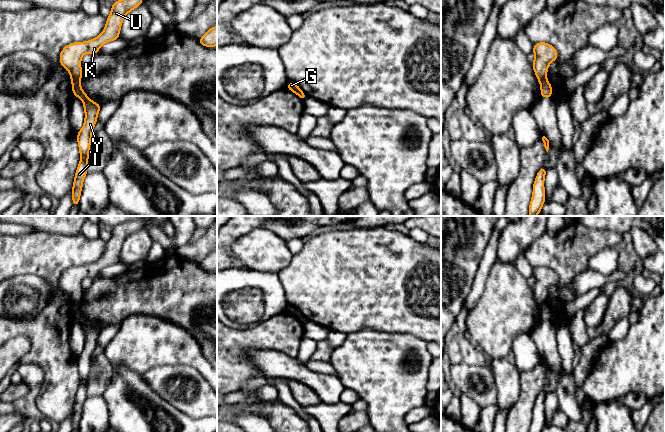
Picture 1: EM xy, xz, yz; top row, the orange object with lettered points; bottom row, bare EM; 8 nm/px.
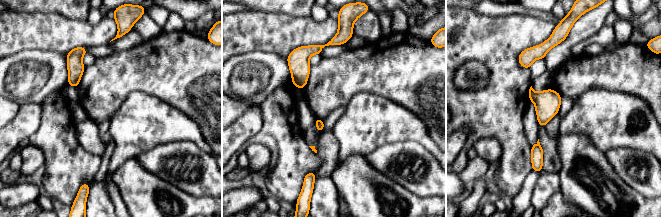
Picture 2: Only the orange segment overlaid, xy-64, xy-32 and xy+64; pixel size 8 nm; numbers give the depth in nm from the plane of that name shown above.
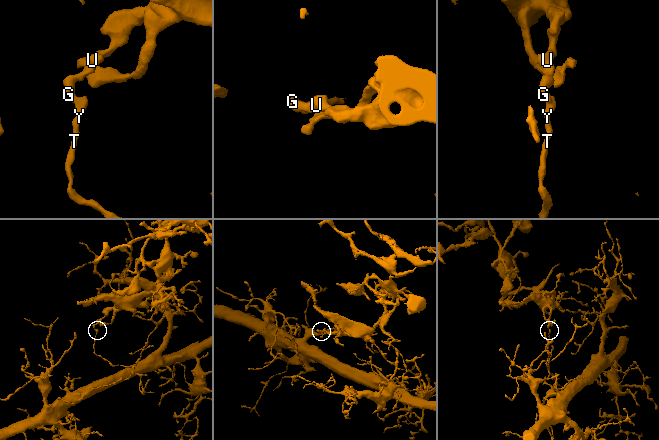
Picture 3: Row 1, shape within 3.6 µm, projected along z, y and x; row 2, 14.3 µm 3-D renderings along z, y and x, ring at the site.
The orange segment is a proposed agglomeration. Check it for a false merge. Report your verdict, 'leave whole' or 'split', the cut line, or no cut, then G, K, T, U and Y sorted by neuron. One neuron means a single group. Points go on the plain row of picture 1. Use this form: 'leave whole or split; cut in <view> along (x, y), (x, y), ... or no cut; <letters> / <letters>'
split; cut in xy along (79, 303), (72, 309); G K U / T Y

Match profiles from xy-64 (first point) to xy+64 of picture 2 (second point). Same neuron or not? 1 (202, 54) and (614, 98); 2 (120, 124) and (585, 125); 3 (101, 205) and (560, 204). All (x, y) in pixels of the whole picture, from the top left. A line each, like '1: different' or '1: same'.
1: different
2: same
3: different

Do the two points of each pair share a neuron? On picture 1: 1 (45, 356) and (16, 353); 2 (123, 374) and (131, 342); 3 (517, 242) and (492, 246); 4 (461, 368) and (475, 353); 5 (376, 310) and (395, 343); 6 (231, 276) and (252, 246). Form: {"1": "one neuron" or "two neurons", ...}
{"1": "two neurons", "2": "two neurons", "3": "two neurons", "4": "two neurons", "5": "two neurons", "6": "two neurons"}

